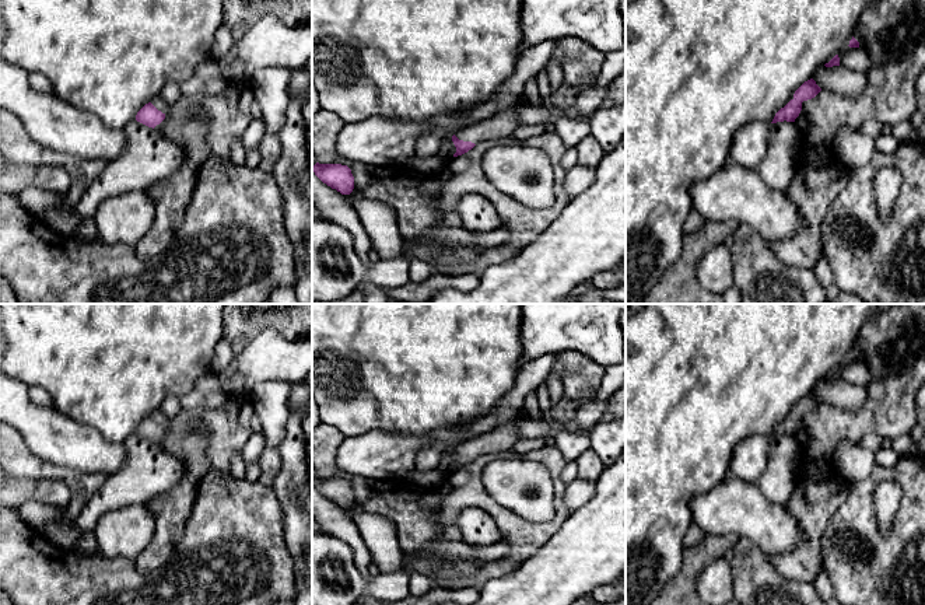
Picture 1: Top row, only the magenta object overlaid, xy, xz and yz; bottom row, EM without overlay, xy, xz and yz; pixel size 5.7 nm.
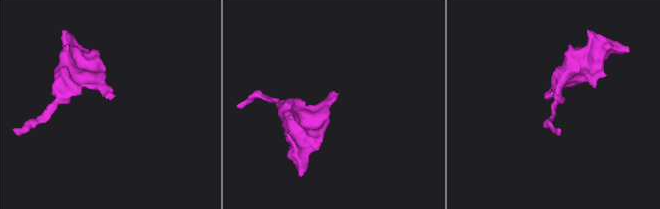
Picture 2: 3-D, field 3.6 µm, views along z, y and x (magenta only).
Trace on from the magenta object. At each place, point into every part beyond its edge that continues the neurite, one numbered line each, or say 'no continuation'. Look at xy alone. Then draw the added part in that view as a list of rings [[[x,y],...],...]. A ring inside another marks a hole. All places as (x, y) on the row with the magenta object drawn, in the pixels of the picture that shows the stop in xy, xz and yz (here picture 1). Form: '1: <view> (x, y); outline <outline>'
1: xy (158, 102); outline [[[158,95],[158,97],[155,97],[153,101],[151,101],[151,104],[158,109],[158,111],[161,111],[164,115],[165,115],[165,119],[160,123],[160,125],[157,125],[155,127],[154,127],[154,130],[157,130],[157,132],[161,132],[162,130],[162,126],[165,125],[165,120],[167,120],[167,113],[168,113],[168,104]]]

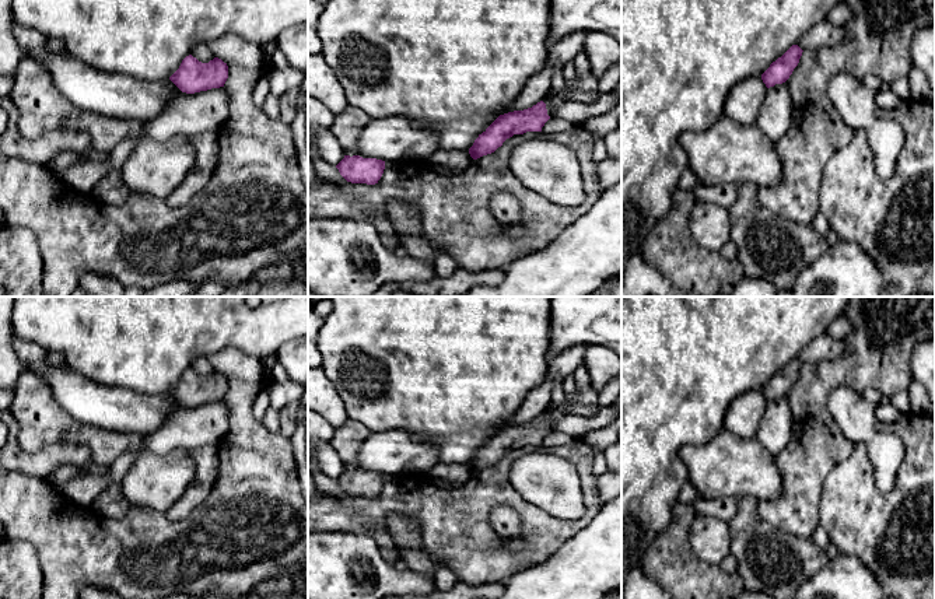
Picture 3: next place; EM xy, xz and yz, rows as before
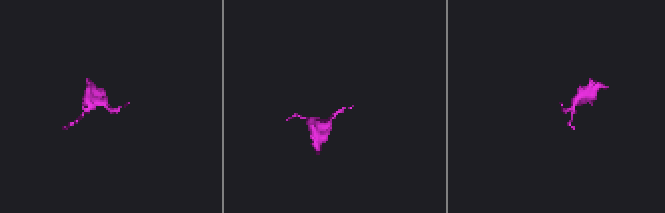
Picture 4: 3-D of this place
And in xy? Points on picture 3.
no continuation

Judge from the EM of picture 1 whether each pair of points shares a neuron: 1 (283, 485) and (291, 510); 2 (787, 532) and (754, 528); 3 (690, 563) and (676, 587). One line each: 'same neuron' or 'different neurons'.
1: same neuron
2: same neuron
3: same neuron

